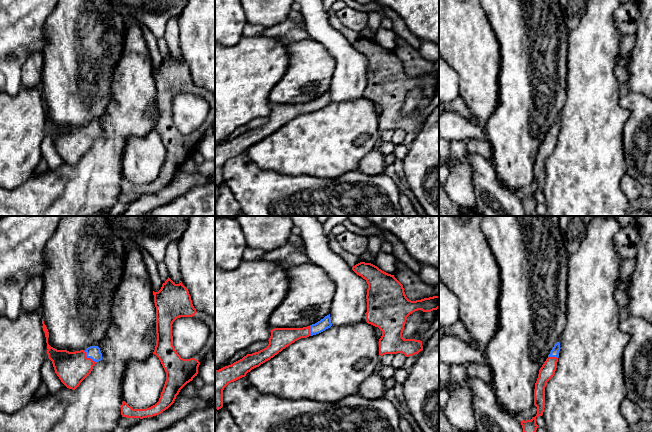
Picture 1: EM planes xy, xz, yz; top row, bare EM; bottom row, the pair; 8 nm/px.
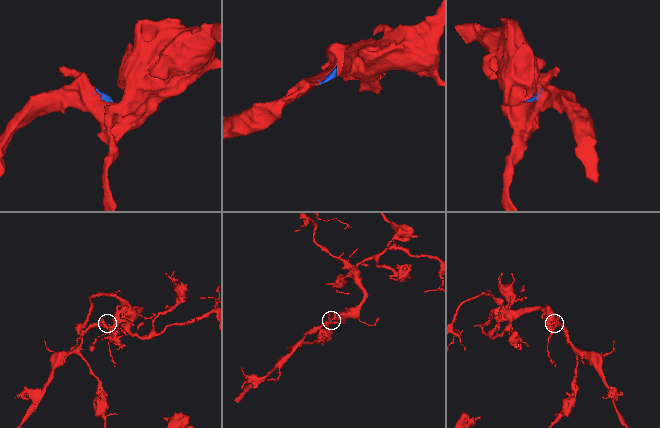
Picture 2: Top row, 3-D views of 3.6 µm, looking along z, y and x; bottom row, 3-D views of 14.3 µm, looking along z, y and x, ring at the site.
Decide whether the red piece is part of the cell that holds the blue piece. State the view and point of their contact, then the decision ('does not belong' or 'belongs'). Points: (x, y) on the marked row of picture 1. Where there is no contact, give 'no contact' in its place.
meets blue in xy at (88, 357); belongs

